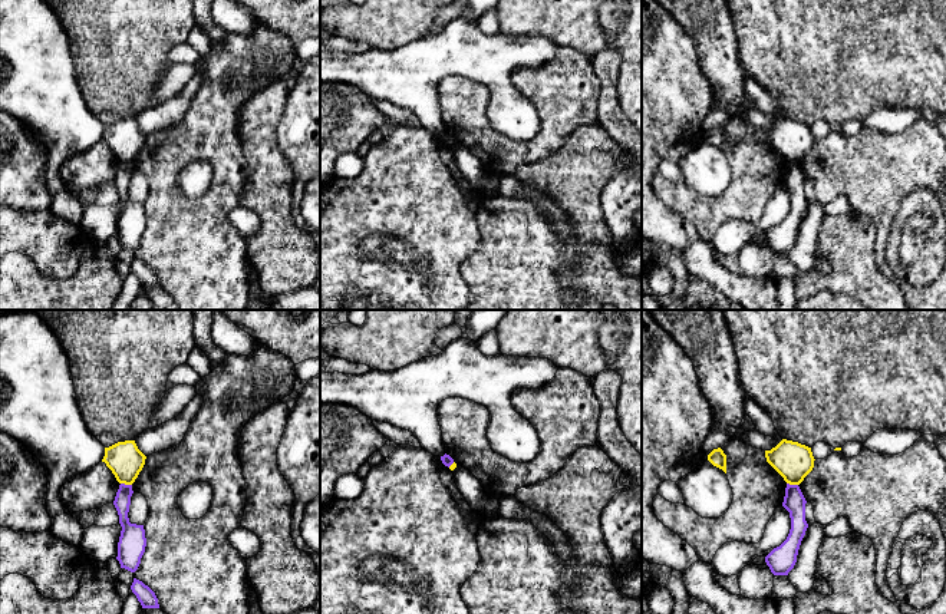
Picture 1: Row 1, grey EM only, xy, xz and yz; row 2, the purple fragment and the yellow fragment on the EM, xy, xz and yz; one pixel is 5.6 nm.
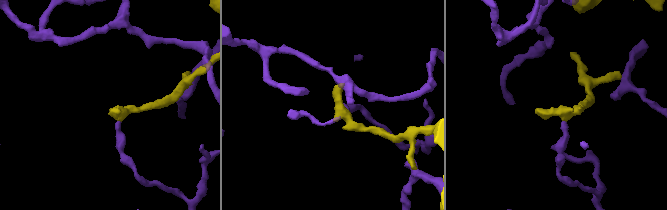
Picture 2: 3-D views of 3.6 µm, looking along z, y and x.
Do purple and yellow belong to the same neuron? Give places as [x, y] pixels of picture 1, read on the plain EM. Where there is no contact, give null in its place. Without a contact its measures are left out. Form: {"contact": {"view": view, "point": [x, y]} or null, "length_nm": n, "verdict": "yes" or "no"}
{"contact": {"view": "xy", "point": [127, 164]}, "length_nm": 70, "verdict": "no"}

